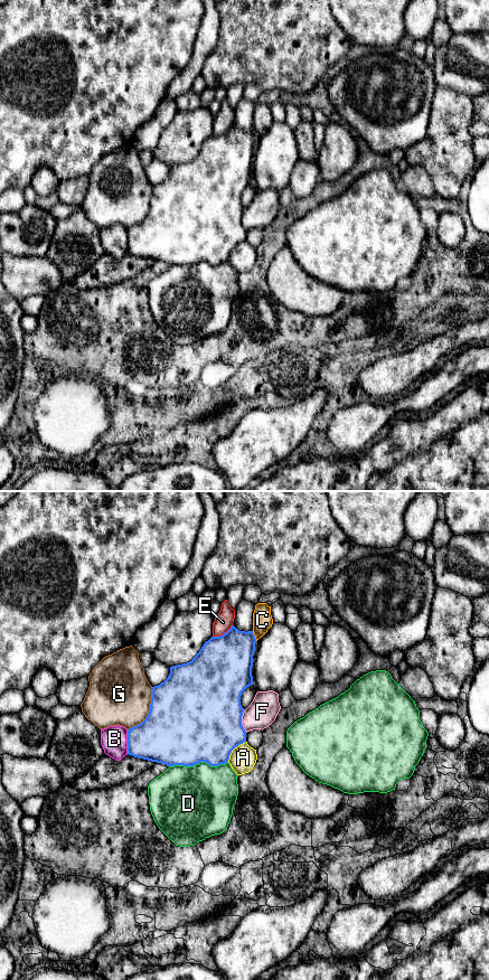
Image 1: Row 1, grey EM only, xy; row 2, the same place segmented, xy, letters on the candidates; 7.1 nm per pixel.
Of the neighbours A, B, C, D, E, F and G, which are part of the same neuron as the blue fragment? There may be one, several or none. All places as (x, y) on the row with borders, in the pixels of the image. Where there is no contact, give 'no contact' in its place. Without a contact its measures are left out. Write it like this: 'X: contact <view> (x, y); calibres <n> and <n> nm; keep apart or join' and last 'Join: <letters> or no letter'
A: contact xy (233, 748); calibres 500 and 190 nm; keep apart
B: contact xy (128, 742); calibres 360 and 190 nm; keep apart
C: contact xy (254, 635); calibres 360 and 140 nm; keep apart
D: contact xy (198, 763); calibres 500 and 480 nm; keep apart
E: contact xy (224, 633); calibres 420 and 130 nm; keep apart
F: contact xy (241, 721); calibres 500 and 200 nm; keep apart
G: contact xy (149, 712); calibres 500 and 440 nm; keep apart
Join: no letter

